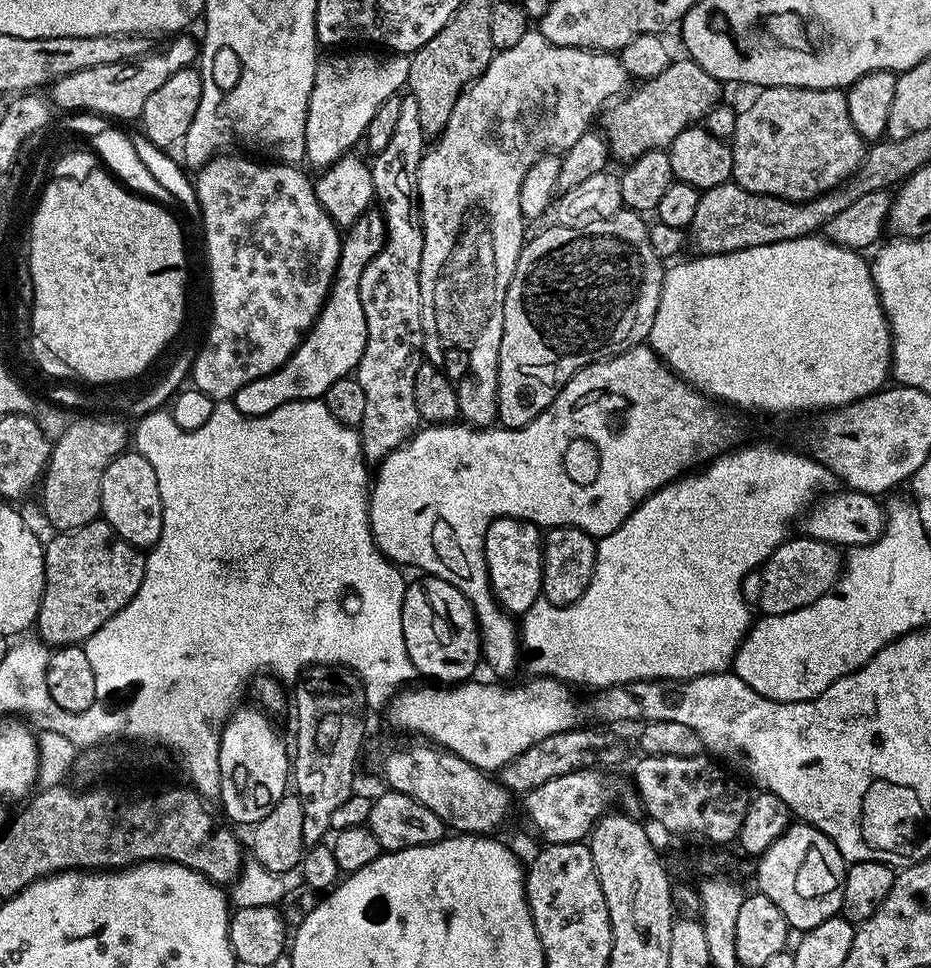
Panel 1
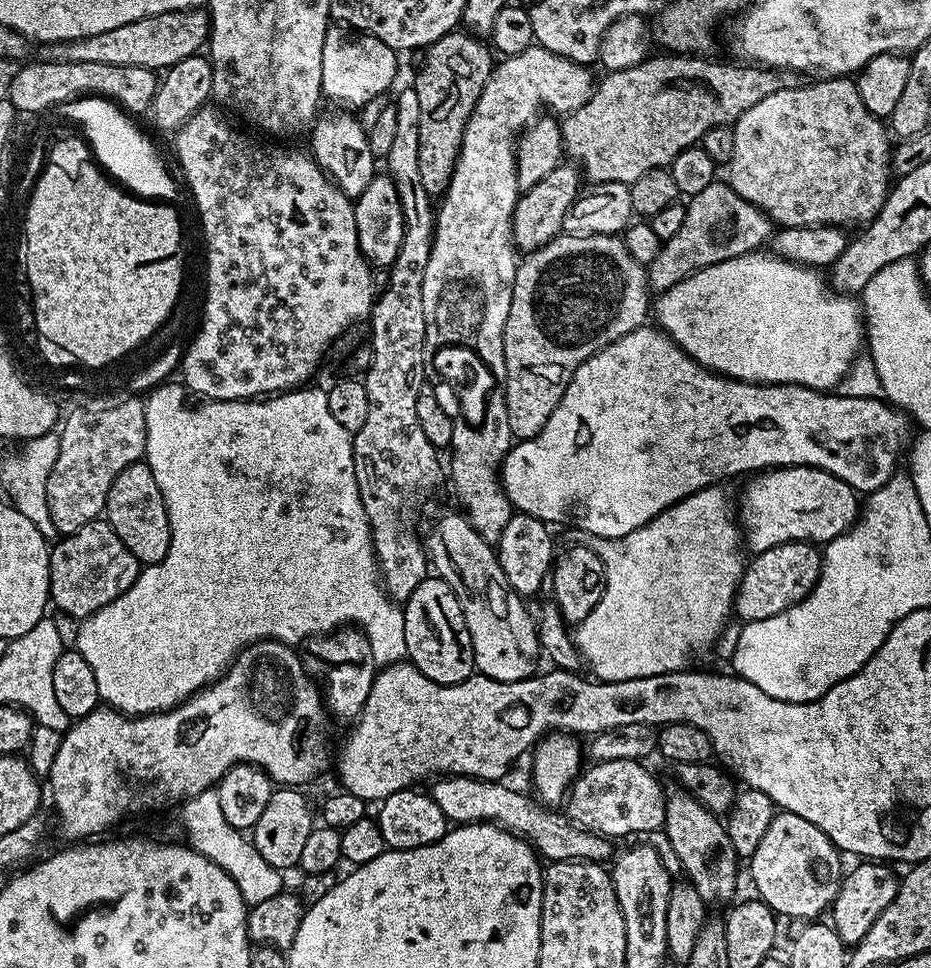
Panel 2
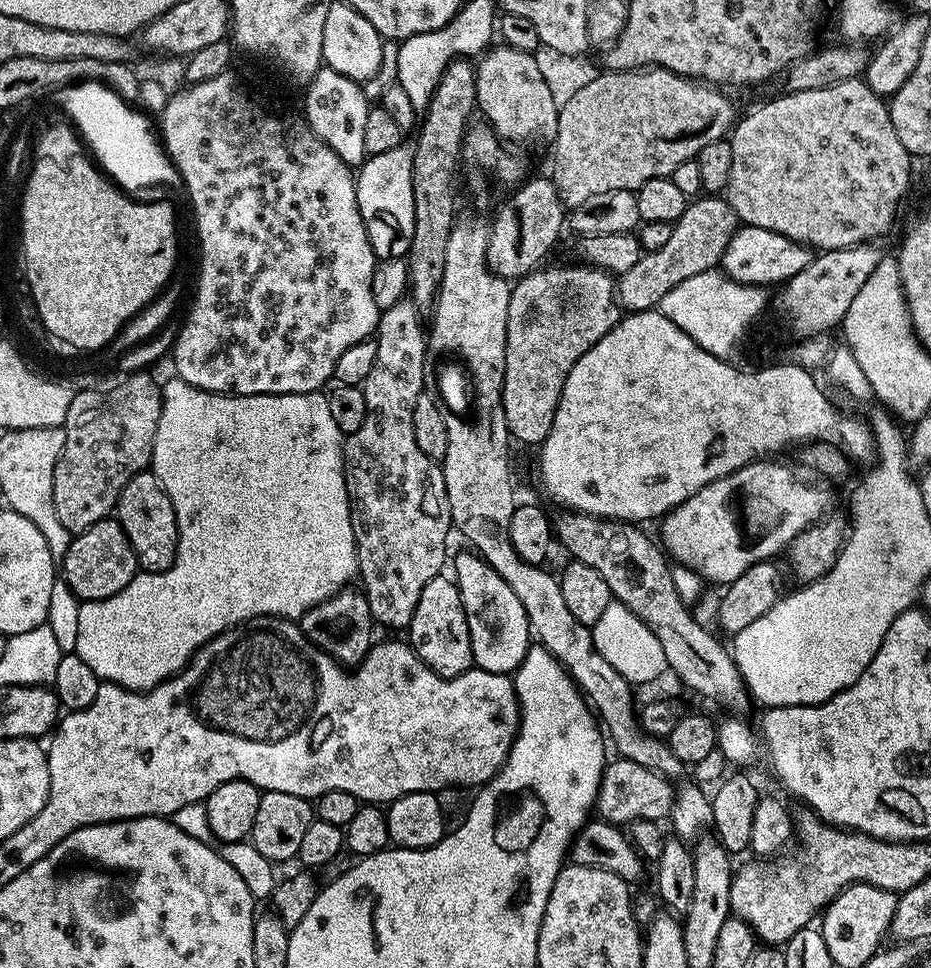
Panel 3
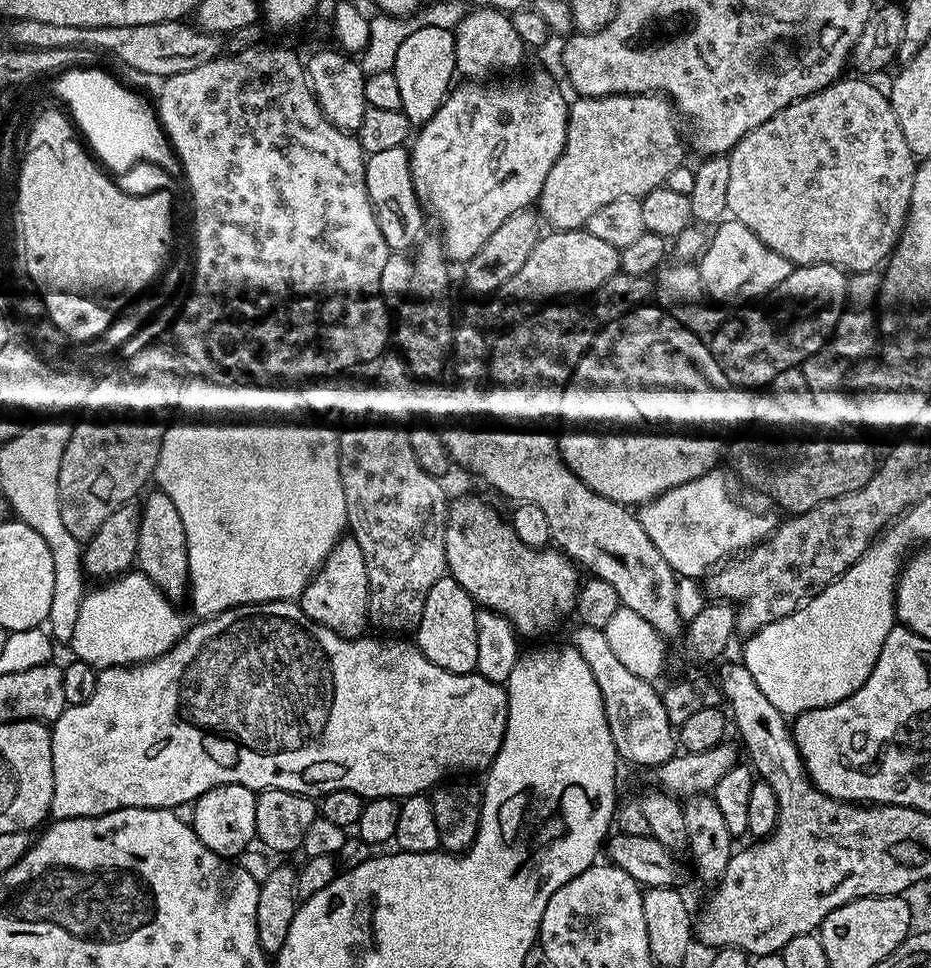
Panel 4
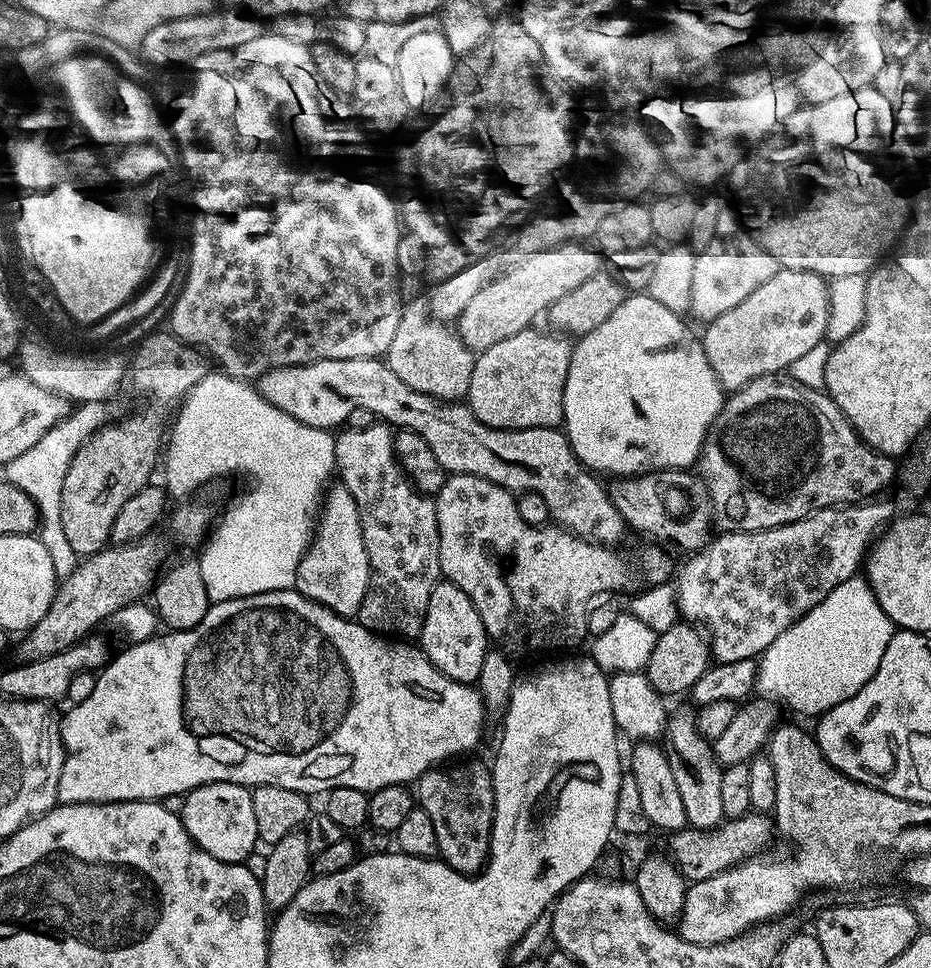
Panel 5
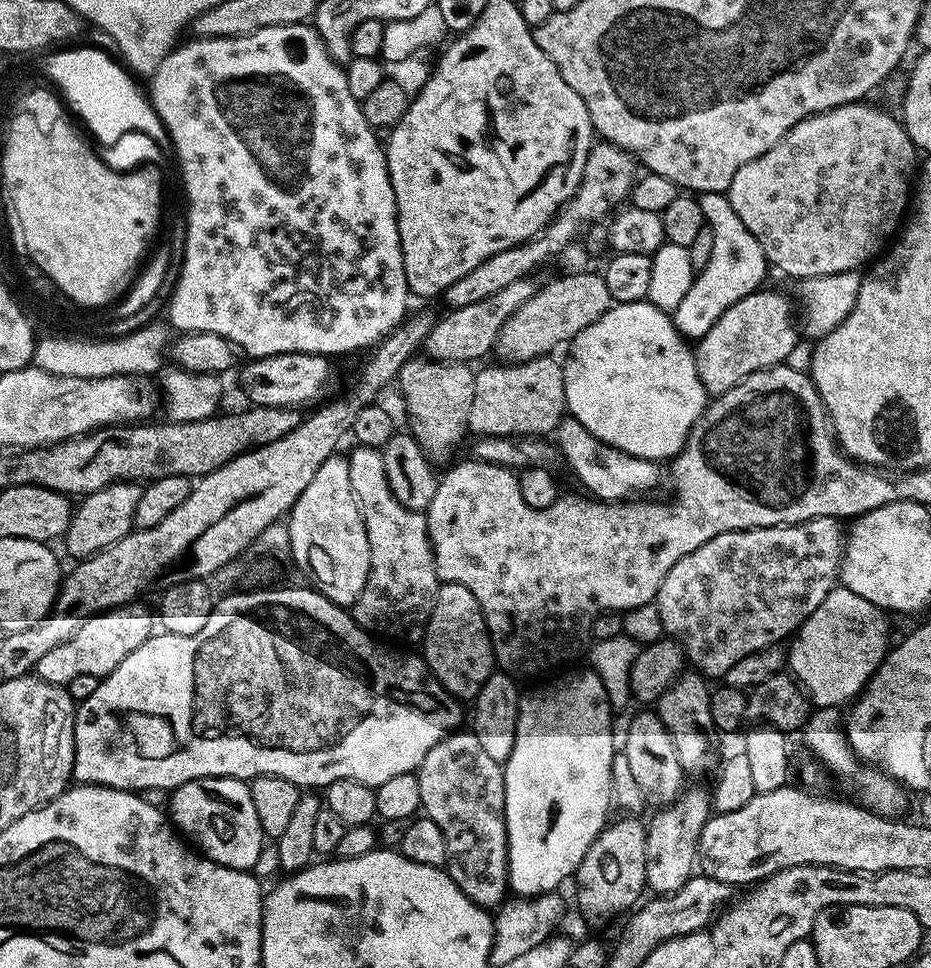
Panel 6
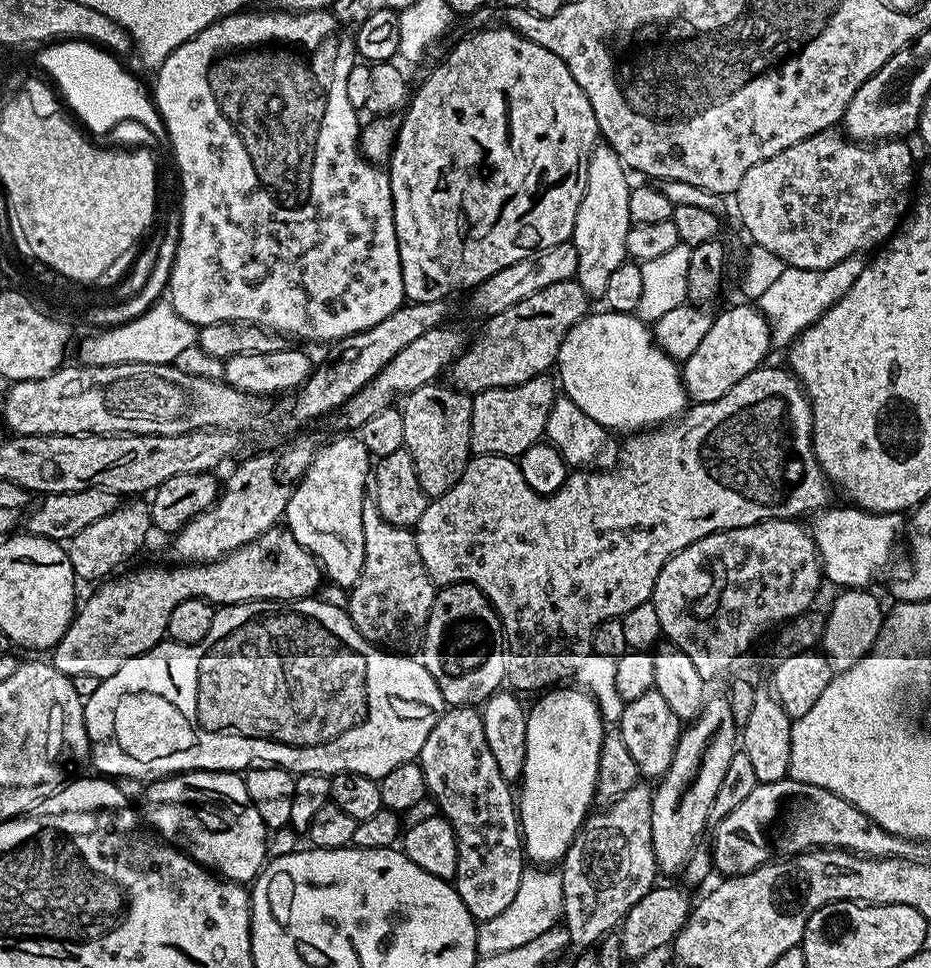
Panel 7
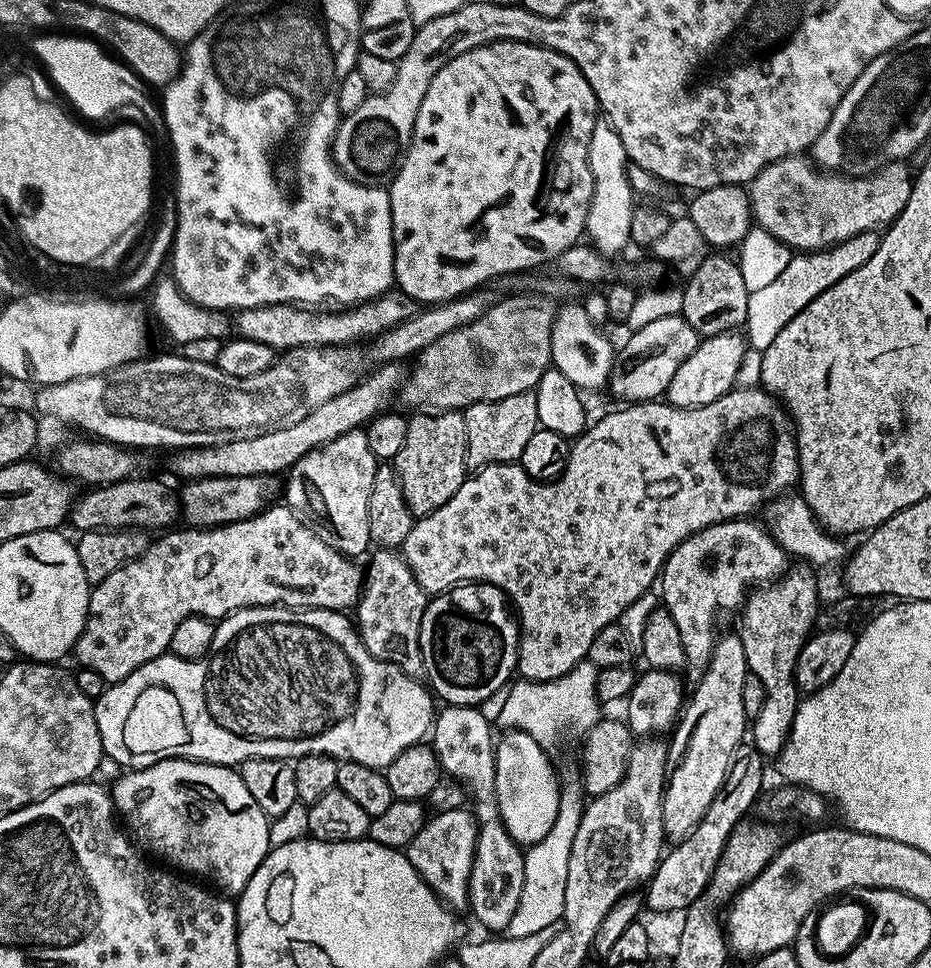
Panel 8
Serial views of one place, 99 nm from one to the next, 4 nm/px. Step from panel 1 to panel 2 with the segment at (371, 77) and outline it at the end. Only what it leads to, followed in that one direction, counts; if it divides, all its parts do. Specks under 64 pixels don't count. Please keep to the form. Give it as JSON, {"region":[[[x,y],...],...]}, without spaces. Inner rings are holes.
{"region":[[[344,26],[329,27],[322,42],[322,86],[321,93],[340,104],[360,108],[376,100],[396,80],[396,49],[386,46],[378,38],[365,32],[349,30]]]}

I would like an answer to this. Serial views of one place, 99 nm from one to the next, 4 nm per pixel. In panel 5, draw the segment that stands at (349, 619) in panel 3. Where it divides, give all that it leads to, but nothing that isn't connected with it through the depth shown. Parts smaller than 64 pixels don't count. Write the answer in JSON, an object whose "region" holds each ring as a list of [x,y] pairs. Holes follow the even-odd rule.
{"region":[[[333,483],[325,491],[312,543],[296,571],[295,591],[337,612],[339,616],[352,618],[359,613],[366,598],[371,573],[358,506],[344,484]]]}

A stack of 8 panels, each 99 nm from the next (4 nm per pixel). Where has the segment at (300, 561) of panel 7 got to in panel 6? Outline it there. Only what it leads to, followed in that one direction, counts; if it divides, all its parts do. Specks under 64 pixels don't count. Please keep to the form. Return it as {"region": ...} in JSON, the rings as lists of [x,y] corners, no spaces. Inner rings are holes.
{"region":[[[133,602],[127,606],[112,608],[108,612],[100,612],[96,616],[86,618],[78,626],[78,630],[62,646],[54,646],[38,661],[34,674],[46,682],[67,686],[74,678],[82,674],[94,674],[105,677],[111,674],[122,662],[122,658],[130,658],[142,642],[154,632],[154,616],[139,603]]]}

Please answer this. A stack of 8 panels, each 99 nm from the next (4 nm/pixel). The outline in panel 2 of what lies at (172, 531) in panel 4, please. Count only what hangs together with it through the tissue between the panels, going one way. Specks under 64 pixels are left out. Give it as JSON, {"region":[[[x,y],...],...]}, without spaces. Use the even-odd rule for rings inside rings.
{"region":[[[148,463],[126,466],[126,470],[114,478],[114,486],[110,486],[110,494],[106,494],[102,516],[140,565],[160,564],[162,558],[166,558],[166,550],[170,550],[168,507]]]}

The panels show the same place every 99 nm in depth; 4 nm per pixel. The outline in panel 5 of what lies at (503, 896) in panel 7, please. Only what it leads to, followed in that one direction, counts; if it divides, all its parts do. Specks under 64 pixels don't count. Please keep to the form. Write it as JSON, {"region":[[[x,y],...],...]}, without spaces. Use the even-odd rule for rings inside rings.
{"region":[[[474,762],[470,770],[444,774],[443,769],[429,769],[416,782],[418,806],[426,810],[438,839],[439,859],[464,875],[475,875],[487,863],[489,838],[492,837],[494,794],[491,769]]]}

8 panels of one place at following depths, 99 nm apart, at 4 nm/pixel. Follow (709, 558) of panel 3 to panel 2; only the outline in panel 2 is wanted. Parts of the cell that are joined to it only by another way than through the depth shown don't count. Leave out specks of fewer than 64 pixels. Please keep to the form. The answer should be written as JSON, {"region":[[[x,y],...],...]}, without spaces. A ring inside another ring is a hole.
{"region":[[[781,466],[761,471],[749,480],[752,481],[740,492],[738,524],[742,529],[743,543],[746,545],[747,551],[752,554],[765,552],[779,544],[790,544],[793,540],[807,540],[817,546],[823,546],[829,540],[838,538],[843,532],[848,531],[860,515],[862,504],[858,499],[858,493],[842,478],[834,478],[834,474],[821,468]]]}

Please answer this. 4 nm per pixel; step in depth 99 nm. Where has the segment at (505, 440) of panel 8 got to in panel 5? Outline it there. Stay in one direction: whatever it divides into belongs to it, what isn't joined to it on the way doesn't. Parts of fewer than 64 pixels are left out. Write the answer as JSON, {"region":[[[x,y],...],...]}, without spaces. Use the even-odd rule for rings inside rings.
{"region":[[[533,326],[522,330],[514,334],[514,338],[505,338],[490,346],[490,350],[477,355],[474,374],[470,374],[466,403],[478,422],[491,428],[560,428],[563,425],[564,391],[573,345],[559,340],[555,331],[539,332],[538,329],[539,327]]]}

